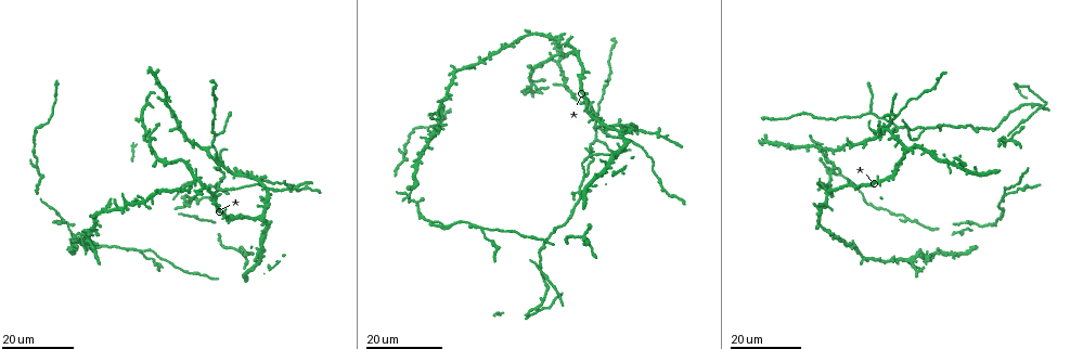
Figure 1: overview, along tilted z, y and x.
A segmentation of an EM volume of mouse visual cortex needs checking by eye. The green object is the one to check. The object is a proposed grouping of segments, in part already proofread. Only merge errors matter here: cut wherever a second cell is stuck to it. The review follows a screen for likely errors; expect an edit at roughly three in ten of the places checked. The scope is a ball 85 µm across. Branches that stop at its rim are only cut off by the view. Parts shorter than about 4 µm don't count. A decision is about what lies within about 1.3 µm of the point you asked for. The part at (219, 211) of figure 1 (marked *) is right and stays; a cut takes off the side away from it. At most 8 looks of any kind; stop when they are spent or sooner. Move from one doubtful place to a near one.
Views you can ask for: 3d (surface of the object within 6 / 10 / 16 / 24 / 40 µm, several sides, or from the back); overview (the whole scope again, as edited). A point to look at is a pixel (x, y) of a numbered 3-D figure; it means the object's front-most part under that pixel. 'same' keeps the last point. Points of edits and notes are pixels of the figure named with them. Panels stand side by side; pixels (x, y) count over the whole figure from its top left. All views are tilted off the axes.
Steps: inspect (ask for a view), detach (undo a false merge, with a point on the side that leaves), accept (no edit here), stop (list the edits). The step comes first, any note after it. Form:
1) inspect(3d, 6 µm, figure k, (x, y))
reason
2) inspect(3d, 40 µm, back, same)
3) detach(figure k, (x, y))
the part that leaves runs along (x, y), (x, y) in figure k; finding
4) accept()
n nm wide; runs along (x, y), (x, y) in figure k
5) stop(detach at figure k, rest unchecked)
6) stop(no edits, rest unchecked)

inspect(3d, 16 µm, figure 1, (84, 233))
three-way junction

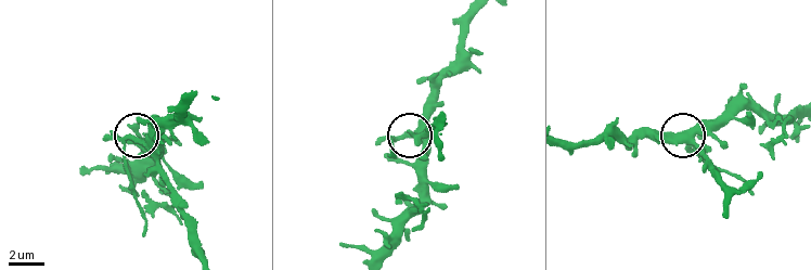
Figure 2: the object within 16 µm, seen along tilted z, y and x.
inspect(3d, 6 µm, figure 2, (409, 134))

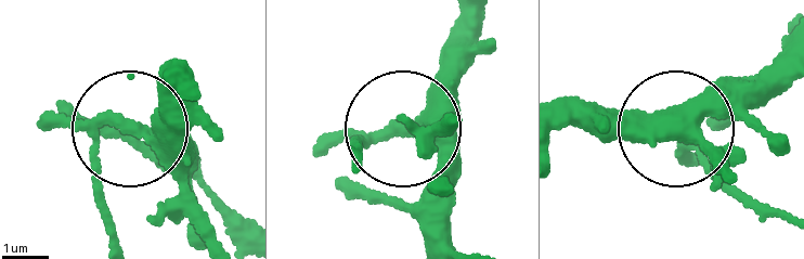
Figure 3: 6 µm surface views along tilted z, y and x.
inspect(3d, 6 µm, back, figure 3, (401, 130))
other side

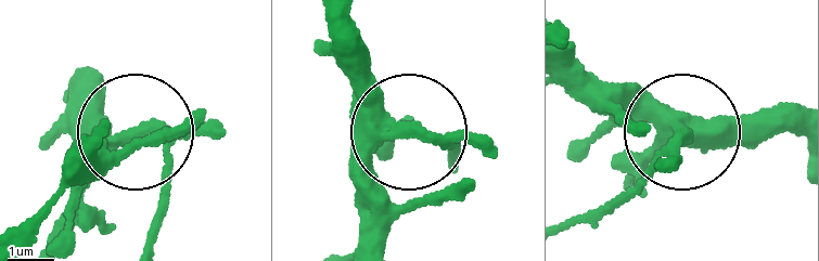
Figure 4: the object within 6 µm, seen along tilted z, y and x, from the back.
accept()
250 nm wide; one cell here

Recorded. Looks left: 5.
inspect(3d, 24 µm, figure 1, (437, 130))

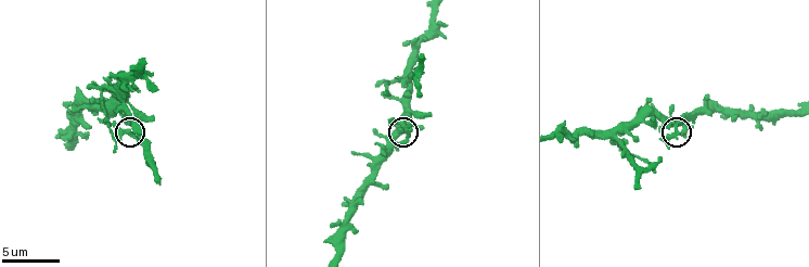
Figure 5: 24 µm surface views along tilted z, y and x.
inspect(3d, 10 µm, figure 5, (674, 127))

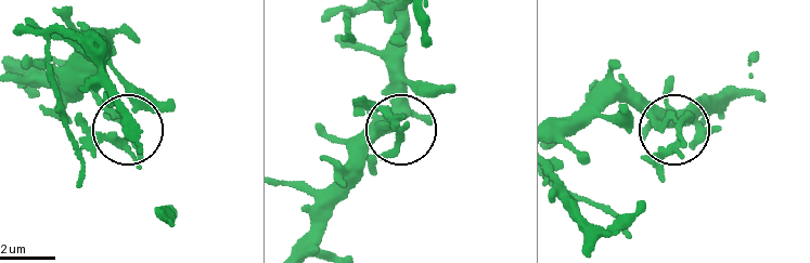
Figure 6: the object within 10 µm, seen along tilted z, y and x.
accept()
runs along (560, 129), (630, 99), (676, 130), (665, 150), (644, 160) in figure 6; all the same cell

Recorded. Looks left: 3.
inspect(3d, 16 µm, figure 1, (923, 129))

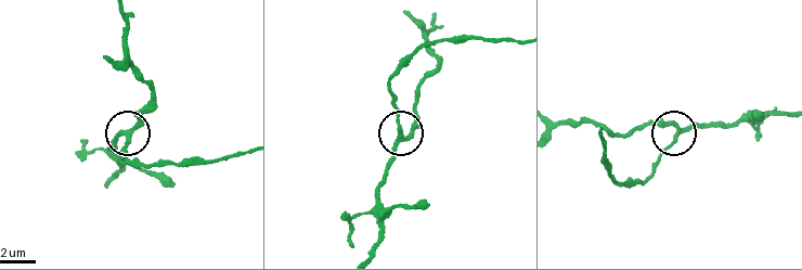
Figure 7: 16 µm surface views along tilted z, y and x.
inspect(3d, 10 µm, figure 7, (125, 133))

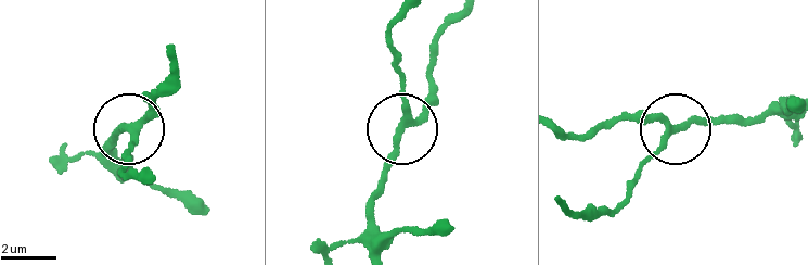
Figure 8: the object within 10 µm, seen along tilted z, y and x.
inspect(3d, 6 µm, figure 8, (669, 129))

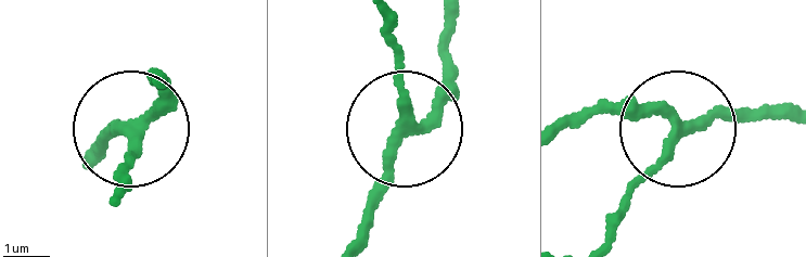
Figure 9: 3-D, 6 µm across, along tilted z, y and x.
accept()
3 arms; runs along (388, 18), (410, 117), (438, 98), (448, 36) in figure 9; one cell here

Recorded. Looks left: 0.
stop(no edits, rest unchecked)

